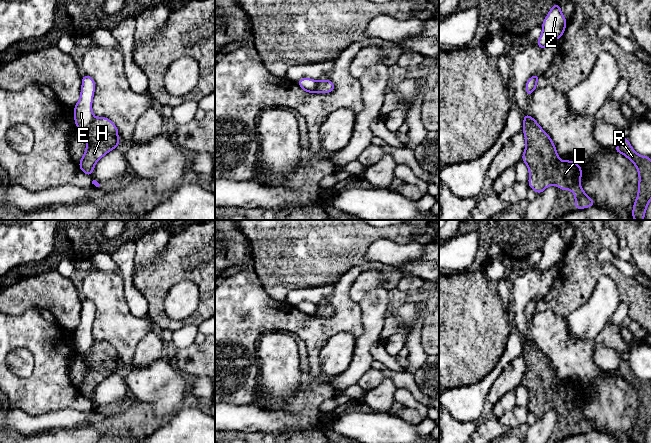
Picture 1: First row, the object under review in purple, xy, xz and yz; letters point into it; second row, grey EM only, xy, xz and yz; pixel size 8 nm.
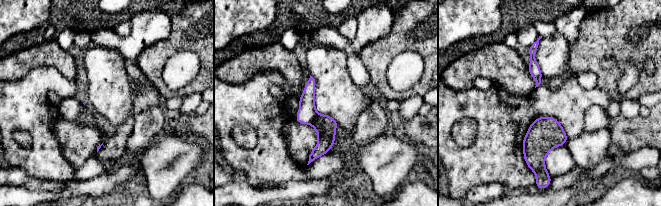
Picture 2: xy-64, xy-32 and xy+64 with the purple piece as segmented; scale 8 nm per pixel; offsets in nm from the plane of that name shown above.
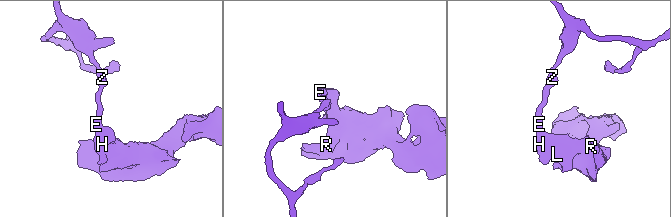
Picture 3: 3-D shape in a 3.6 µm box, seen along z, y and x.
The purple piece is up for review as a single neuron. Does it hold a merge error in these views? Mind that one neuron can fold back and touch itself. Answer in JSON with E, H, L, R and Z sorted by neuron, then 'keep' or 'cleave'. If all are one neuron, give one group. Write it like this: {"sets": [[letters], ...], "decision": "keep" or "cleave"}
{"sets": [["E", "Z"], ["H", "L", "R"]], "decision": "cleave"}

